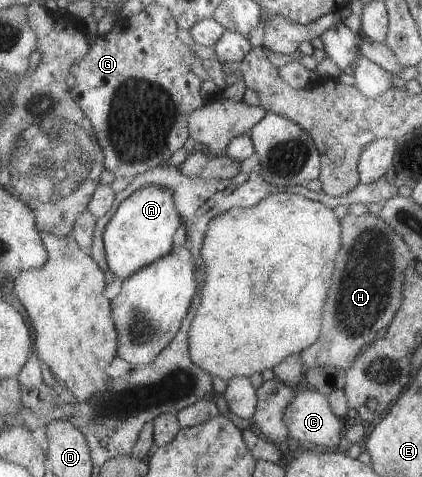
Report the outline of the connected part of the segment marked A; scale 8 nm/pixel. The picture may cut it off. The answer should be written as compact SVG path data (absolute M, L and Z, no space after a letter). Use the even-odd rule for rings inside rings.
M148 184L125 196L125 200L117 207L106 226L104 234L108 263L113 274L125 280L173 251L173 236L175 230L181 228L181 224L184 224L182 214L171 189Z

